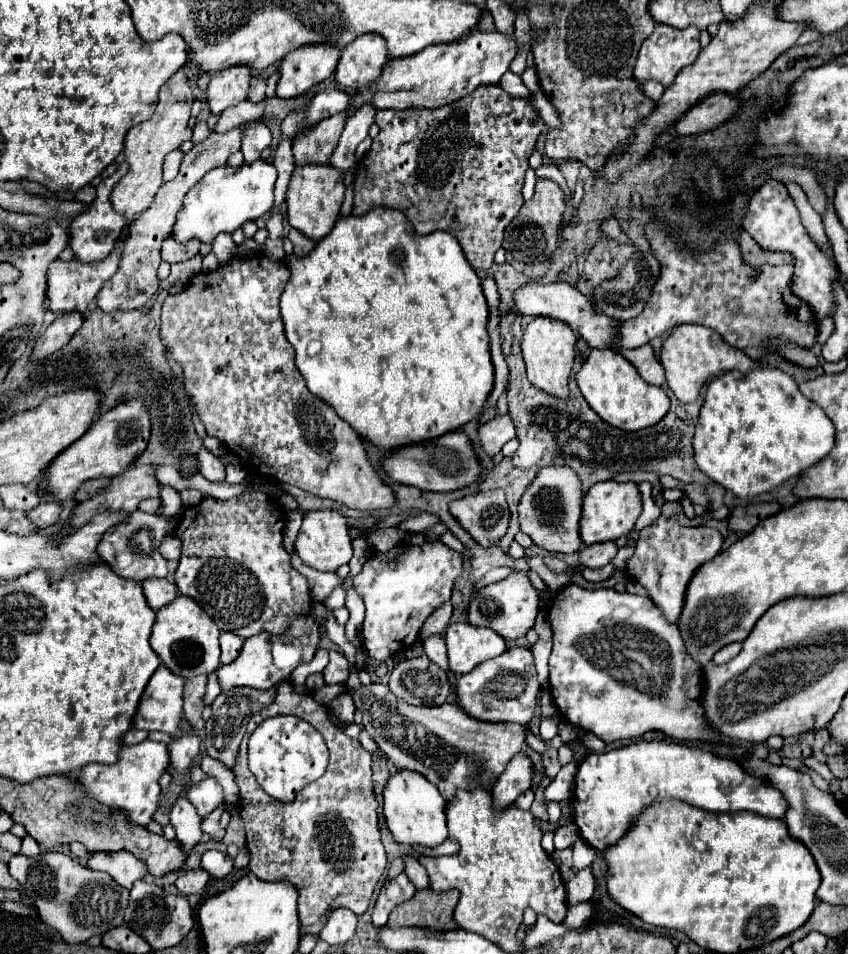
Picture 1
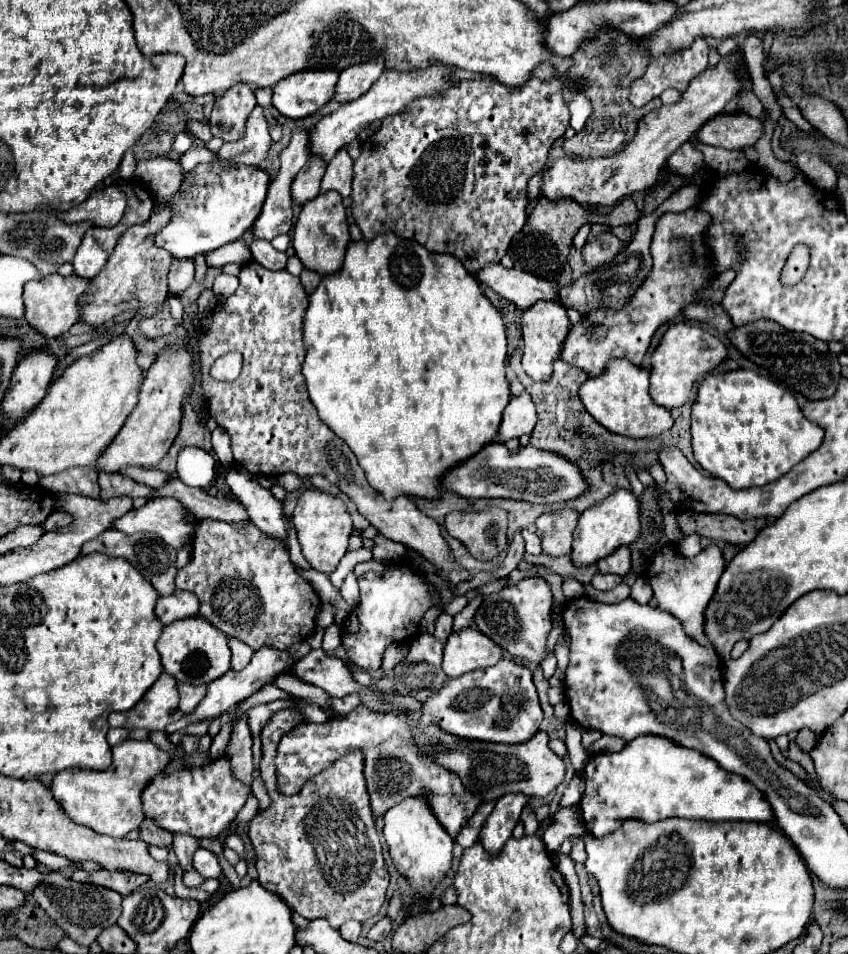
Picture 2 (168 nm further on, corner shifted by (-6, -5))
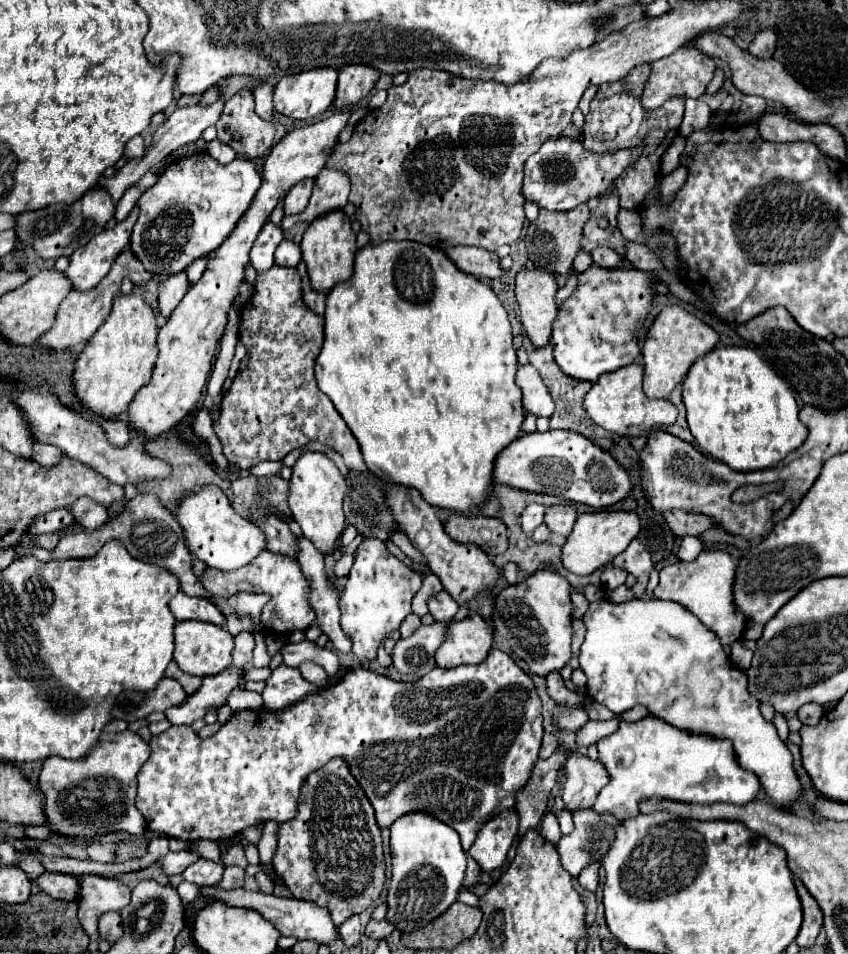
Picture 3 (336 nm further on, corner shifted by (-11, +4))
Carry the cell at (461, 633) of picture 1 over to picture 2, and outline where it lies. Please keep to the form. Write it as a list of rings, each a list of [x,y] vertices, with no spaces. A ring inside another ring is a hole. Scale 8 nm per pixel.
[[[466,627],[464,631],[456,631],[448,637],[442,669],[448,677],[462,677],[464,673],[476,671],[480,667],[496,665],[502,655],[504,651],[500,645],[480,631]]]

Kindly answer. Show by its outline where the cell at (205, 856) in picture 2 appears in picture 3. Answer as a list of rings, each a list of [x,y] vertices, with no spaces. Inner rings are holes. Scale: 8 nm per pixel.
[[[183,850],[183,852],[169,852],[167,856],[161,856],[157,860],[157,864],[161,864],[161,868],[167,876],[173,876],[173,874],[183,874],[183,870],[197,860],[199,860],[197,854]]]

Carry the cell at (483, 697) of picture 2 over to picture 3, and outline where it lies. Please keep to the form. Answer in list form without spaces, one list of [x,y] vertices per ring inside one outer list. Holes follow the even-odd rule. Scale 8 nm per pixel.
[[[491,650],[487,654],[487,658],[481,664],[475,666],[459,666],[459,668],[435,668],[431,672],[427,672],[423,678],[415,680],[415,682],[397,682],[391,680],[383,674],[377,674],[373,670],[367,670],[363,666],[351,666],[345,676],[333,684],[327,686],[319,692],[313,692],[309,696],[305,696],[303,700],[299,700],[297,704],[291,704],[283,710],[267,710],[267,708],[251,708],[251,710],[237,710],[233,712],[233,716],[229,718],[229,722],[225,722],[221,726],[221,730],[209,738],[199,738],[197,732],[191,726],[171,726],[169,730],[165,730],[159,736],[151,736],[149,746],[151,746],[151,756],[145,762],[145,766],[139,770],[139,790],[137,790],[137,808],[145,818],[147,830],[159,834],[159,836],[167,836],[167,838],[179,838],[185,842],[197,842],[197,840],[225,840],[231,838],[235,834],[241,834],[243,830],[257,826],[261,822],[267,820],[275,820],[277,824],[287,822],[289,818],[295,816],[297,812],[297,800],[299,800],[299,790],[301,784],[305,782],[305,778],[319,770],[321,766],[325,766],[331,758],[339,756],[347,762],[353,778],[361,784],[361,788],[365,790],[365,796],[369,798],[369,802],[375,808],[375,816],[377,816],[377,824],[379,828],[389,828],[397,818],[411,814],[411,812],[425,812],[441,822],[445,822],[447,826],[451,826],[459,836],[461,836],[461,846],[463,850],[469,850],[469,846],[473,844],[477,832],[481,830],[481,826],[491,820],[501,808],[503,810],[511,810],[515,808],[515,796],[517,792],[527,784],[531,770],[537,762],[537,754],[539,754],[539,746],[541,746],[541,738],[543,738],[543,716],[541,716],[541,700],[535,692],[535,684],[533,680],[511,660],[509,654],[501,652],[501,650]],[[499,696],[499,702],[493,706],[493,700]]]

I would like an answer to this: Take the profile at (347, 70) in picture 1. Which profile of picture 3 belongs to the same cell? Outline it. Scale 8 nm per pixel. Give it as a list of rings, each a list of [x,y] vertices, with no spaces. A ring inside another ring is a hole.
[[[343,66],[339,70],[335,108],[353,108],[359,106],[373,90],[379,74],[369,70],[369,66]]]

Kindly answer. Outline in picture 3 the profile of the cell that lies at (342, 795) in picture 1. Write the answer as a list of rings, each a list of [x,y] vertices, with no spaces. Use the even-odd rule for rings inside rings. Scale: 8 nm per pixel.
[[[333,758],[323,768],[309,774],[309,778],[301,788],[297,816],[279,826],[277,842],[279,842],[277,854],[273,858],[273,868],[277,876],[285,882],[285,886],[293,892],[295,898],[309,900],[327,908],[335,926],[341,926],[341,922],[345,922],[349,916],[361,914],[363,910],[373,906],[375,900],[381,896],[385,884],[381,830],[375,822],[373,806],[365,798],[365,792],[361,790],[357,780],[351,778],[345,760]]]

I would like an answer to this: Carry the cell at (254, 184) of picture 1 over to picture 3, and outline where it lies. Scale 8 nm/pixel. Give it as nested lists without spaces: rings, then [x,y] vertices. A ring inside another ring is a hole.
[[[207,152],[177,158],[177,160],[169,162],[165,172],[155,182],[155,186],[145,190],[141,194],[141,198],[137,200],[139,218],[133,226],[133,232],[129,238],[129,248],[135,254],[135,258],[145,266],[147,272],[163,274],[163,276],[179,274],[179,272],[187,270],[187,266],[191,262],[195,262],[203,256],[209,256],[213,250],[217,250],[217,246],[221,246],[221,242],[229,236],[229,232],[235,228],[239,218],[249,208],[259,186],[261,186],[261,174],[255,168],[255,164],[247,158],[235,158],[229,164],[219,164]]]

